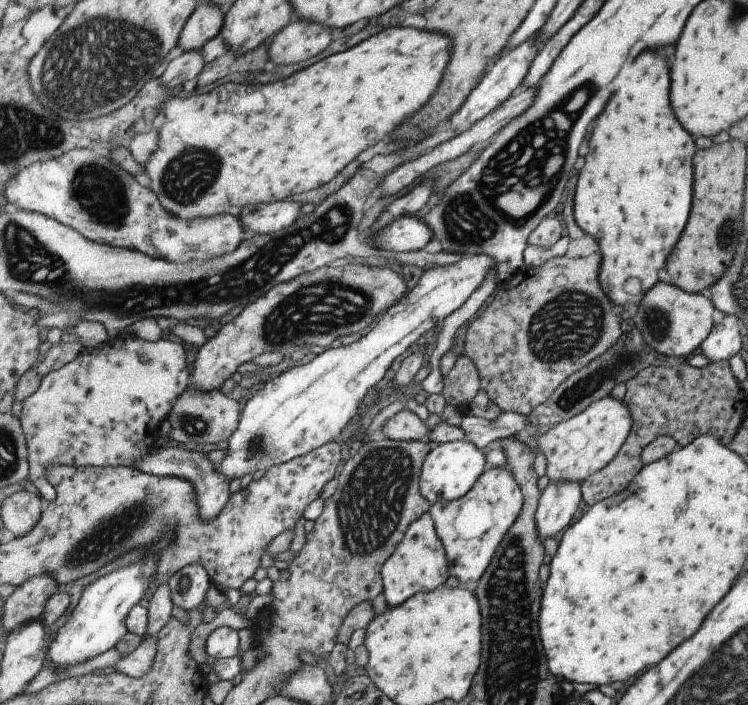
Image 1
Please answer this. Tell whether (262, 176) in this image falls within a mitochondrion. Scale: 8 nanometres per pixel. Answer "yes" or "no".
no

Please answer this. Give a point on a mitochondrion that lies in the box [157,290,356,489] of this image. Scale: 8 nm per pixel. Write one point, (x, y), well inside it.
(286, 428)

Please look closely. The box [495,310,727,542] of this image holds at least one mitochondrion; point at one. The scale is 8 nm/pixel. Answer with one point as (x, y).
(569, 397)

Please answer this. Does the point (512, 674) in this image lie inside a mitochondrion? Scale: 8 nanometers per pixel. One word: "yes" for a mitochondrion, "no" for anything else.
yes

